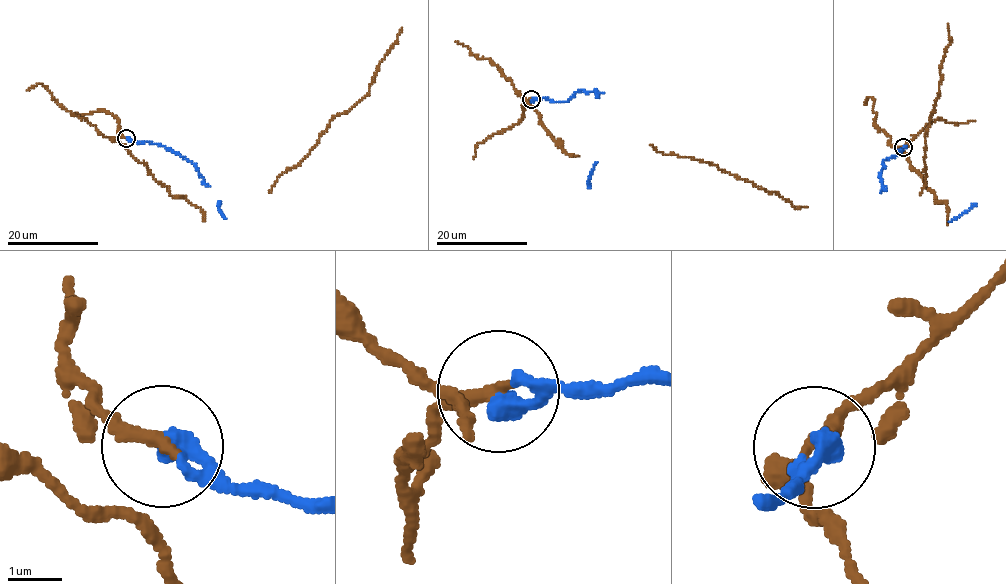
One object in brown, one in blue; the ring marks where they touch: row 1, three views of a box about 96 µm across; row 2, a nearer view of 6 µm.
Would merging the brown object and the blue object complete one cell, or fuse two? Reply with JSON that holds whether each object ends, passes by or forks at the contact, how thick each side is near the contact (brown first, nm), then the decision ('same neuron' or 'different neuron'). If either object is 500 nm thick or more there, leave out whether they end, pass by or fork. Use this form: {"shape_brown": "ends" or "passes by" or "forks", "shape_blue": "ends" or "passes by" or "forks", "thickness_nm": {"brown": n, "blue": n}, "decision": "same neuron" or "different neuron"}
{"shape_brown": "passes by", "shape_blue": "ends", "thickness_nm": {"brown": 190, "blue": 380}, "decision": "same neuron"}

